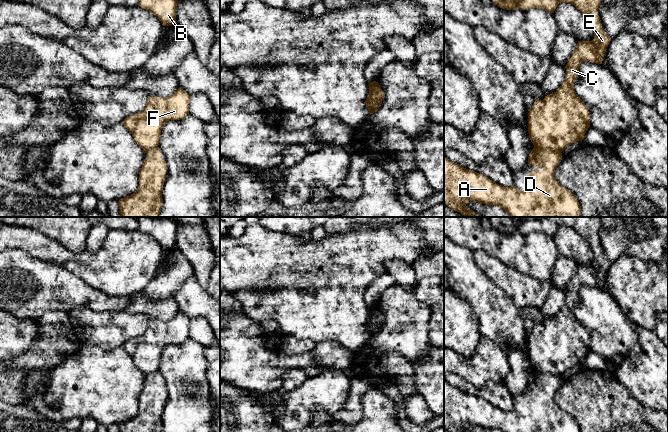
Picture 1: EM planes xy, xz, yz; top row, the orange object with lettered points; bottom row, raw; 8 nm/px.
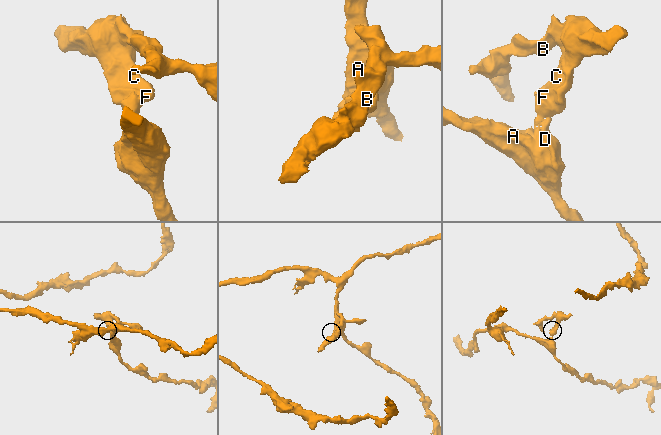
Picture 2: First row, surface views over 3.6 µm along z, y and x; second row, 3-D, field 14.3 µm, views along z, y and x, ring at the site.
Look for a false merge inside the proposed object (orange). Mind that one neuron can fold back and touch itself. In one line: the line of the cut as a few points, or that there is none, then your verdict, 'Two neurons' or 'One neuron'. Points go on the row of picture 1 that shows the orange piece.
Split along yz (534, 146), (540, 149), (557, 150), (560, 152). Two neurons

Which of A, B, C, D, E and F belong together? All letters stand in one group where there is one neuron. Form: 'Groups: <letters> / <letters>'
Groups: A D / B C E F

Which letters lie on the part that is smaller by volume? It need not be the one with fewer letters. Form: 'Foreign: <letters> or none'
Foreign: B, C, E, F

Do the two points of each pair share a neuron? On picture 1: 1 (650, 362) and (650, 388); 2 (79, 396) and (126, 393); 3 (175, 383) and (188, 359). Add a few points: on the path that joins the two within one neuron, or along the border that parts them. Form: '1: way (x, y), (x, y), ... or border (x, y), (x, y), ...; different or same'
1: way (650, 368), (650, 382); same
2: way (91, 394), (114, 393); same
3: way (181, 377), (184, 374), (184, 365); same

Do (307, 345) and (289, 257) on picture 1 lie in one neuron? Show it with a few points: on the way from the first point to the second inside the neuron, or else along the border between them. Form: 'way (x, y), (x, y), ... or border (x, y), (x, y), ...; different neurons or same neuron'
border (284, 331), (299, 339), (312, 339), (316, 343); different neurons

